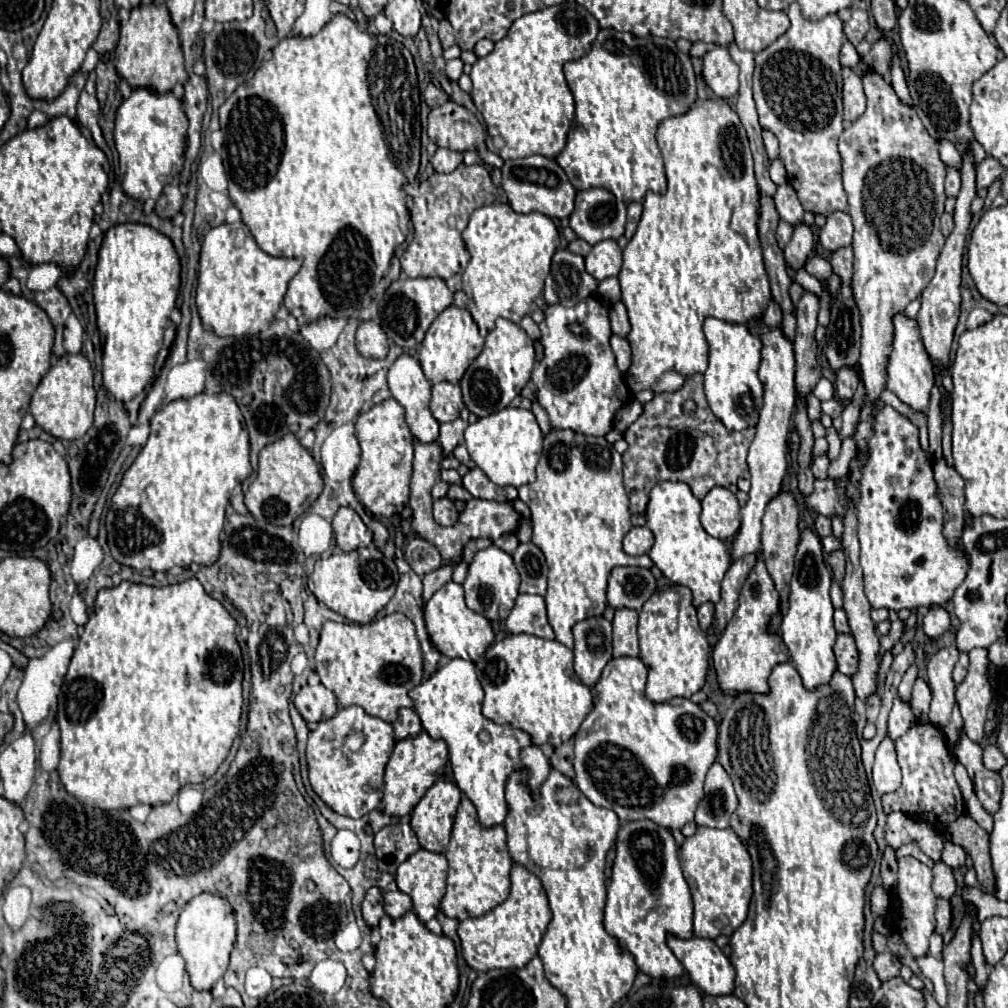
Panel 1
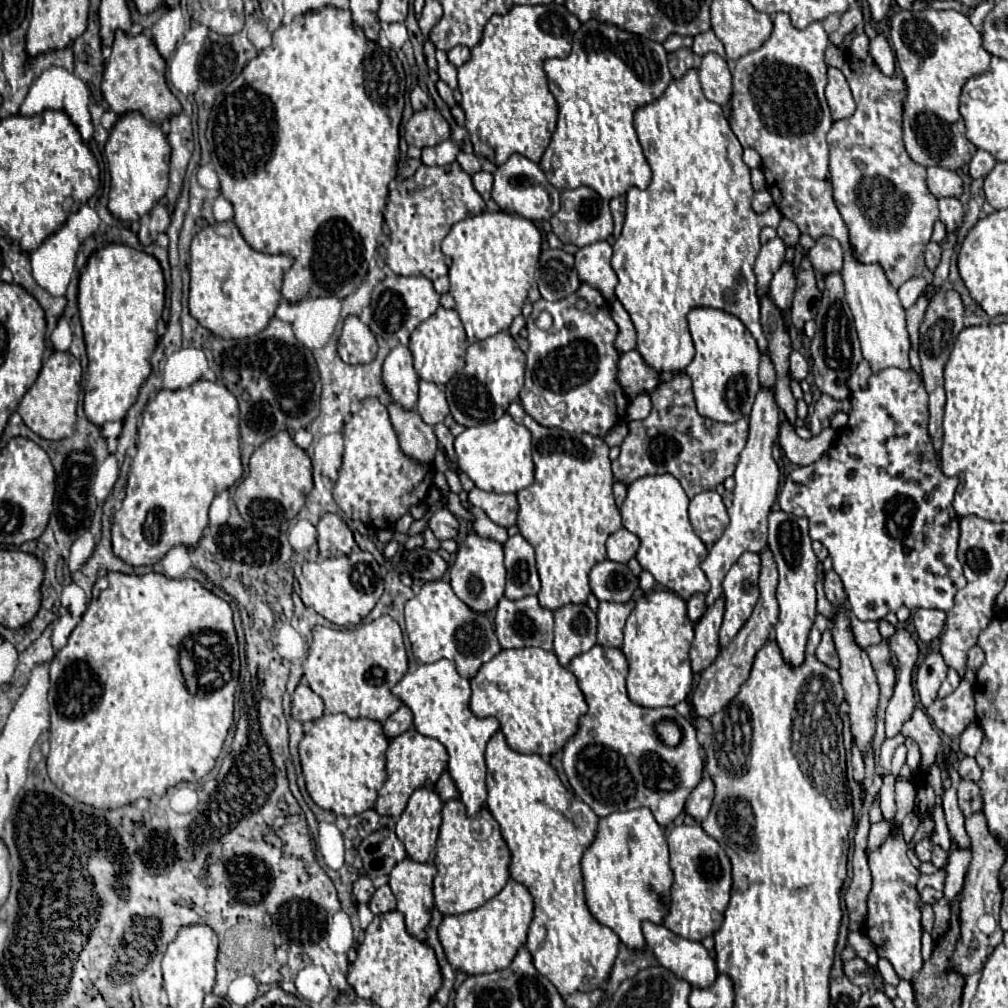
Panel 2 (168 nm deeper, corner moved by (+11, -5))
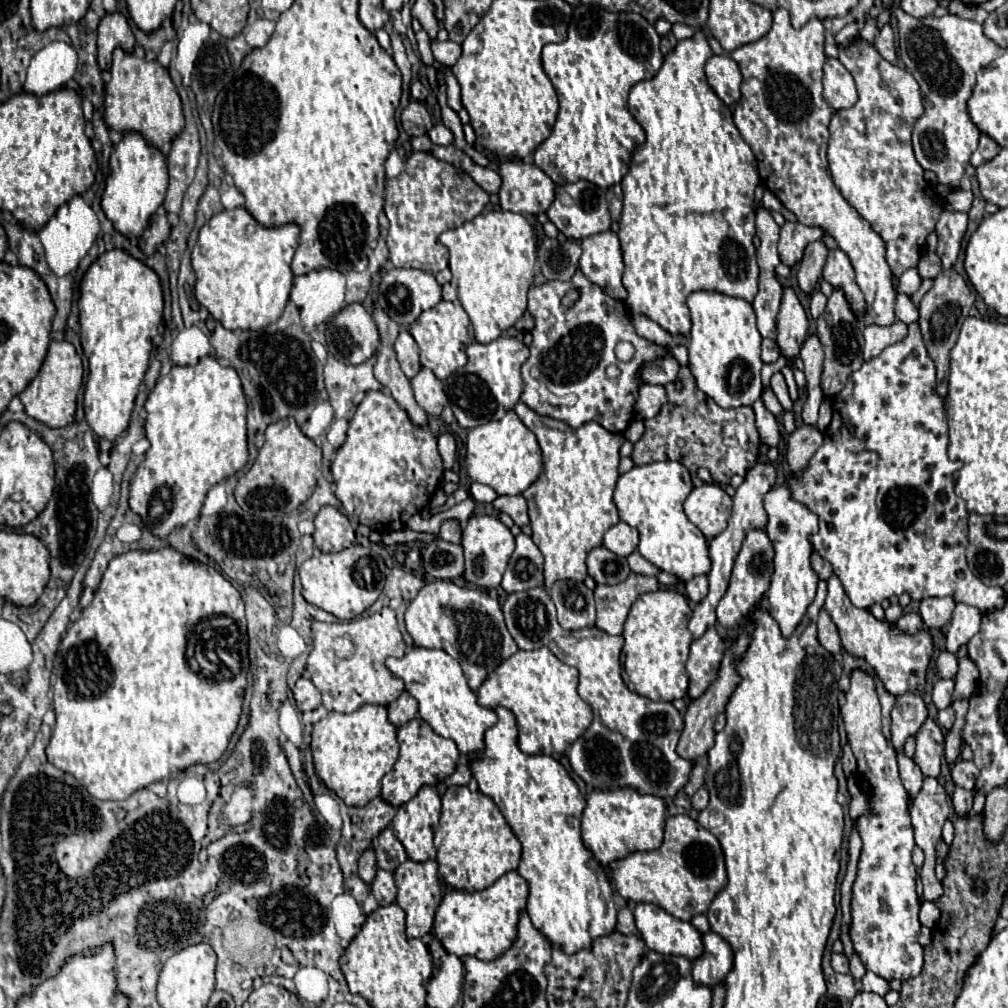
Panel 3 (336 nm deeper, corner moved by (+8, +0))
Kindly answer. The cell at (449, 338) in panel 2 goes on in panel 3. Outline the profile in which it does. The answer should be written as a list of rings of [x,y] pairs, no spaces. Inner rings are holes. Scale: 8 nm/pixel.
[[[440,300],[434,308],[420,314],[420,318],[410,326],[410,334],[420,346],[420,364],[432,370],[440,380],[448,378],[456,368],[466,364],[466,348],[472,342],[470,318],[458,300]]]

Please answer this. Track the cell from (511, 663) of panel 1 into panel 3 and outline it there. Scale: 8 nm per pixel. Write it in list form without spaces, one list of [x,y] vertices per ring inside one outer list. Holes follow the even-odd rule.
[[[546,646],[536,650],[518,650],[494,668],[478,688],[478,704],[486,708],[508,708],[516,716],[518,746],[526,754],[562,754],[574,740],[578,740],[592,722],[590,706],[578,694],[578,670],[558,660]]]

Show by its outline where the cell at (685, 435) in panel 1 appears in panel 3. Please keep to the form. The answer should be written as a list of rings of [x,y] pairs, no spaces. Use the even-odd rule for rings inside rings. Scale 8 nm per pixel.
[[[680,366],[678,378],[664,388],[668,400],[654,418],[644,420],[644,436],[634,444],[632,452],[634,464],[642,466],[660,460],[680,462],[690,470],[694,486],[704,484],[700,478],[696,478],[696,470],[702,466],[710,470],[712,480],[720,486],[726,486],[734,474],[744,476],[746,468],[754,464],[754,456],[758,454],[760,444],[754,410],[750,406],[724,410],[718,404],[710,402],[704,392],[698,392],[688,366]],[[678,440],[684,440],[684,446],[678,446]]]

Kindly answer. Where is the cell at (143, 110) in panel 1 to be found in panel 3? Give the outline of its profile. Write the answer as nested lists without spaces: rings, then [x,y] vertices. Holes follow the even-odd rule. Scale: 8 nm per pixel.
[[[126,132],[110,156],[110,176],[102,196],[102,210],[114,228],[124,236],[140,236],[150,216],[164,202],[168,190],[168,166],[160,148],[150,144],[140,132]]]

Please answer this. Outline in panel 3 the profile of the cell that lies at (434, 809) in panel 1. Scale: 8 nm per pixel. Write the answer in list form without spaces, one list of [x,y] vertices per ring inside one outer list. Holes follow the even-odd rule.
[[[422,786],[420,792],[406,804],[402,804],[392,820],[396,838],[406,848],[406,854],[414,862],[424,862],[434,850],[434,830],[438,826],[442,802],[434,786]]]

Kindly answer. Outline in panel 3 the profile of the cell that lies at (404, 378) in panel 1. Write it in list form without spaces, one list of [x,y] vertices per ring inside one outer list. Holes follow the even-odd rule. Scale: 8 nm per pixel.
[[[406,328],[400,330],[400,336],[398,336],[394,348],[396,348],[396,356],[398,356],[402,372],[406,374],[408,380],[412,380],[420,370],[420,360],[418,360],[418,344]]]

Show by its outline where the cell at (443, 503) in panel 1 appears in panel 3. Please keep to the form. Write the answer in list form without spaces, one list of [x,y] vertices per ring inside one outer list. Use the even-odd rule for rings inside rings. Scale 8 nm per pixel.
[[[444,520],[442,528],[440,528],[440,538],[446,542],[454,542],[458,544],[462,538],[462,530],[460,530],[460,522],[458,520]]]

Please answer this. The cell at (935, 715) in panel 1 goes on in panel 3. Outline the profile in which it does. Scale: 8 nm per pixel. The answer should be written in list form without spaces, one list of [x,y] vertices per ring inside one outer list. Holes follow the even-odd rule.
[[[940,652],[940,656],[936,658],[936,676],[938,678],[954,678],[958,664],[956,664],[956,656],[950,652]]]

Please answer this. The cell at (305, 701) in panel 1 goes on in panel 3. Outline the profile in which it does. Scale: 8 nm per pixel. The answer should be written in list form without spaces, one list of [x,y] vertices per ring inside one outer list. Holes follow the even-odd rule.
[[[302,676],[296,686],[294,686],[294,700],[296,700],[296,706],[302,710],[302,712],[310,712],[310,710],[316,710],[320,704],[322,704],[322,698],[320,698],[320,692],[318,688],[312,684],[312,680],[308,676]]]

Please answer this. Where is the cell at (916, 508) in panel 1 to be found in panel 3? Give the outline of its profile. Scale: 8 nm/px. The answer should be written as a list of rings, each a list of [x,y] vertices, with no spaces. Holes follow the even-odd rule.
[[[912,324],[906,340],[882,350],[880,356],[850,374],[846,388],[834,396],[834,416],[824,432],[822,448],[798,476],[788,480],[792,498],[820,518],[820,532],[812,536],[814,550],[832,564],[856,608],[868,610],[904,592],[912,600],[952,596],[954,602],[972,604],[982,612],[992,612],[1006,604],[1004,590],[982,584],[966,564],[968,510],[966,502],[954,492],[954,474],[962,464],[946,456],[948,424],[944,400],[938,400],[934,384],[934,364],[926,354],[918,324]]]

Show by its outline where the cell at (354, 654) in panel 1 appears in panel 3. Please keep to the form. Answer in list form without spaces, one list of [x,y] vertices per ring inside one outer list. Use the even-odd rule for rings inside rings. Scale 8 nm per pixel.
[[[382,608],[372,616],[350,622],[314,622],[312,652],[308,656],[306,670],[310,672],[314,686],[320,690],[326,710],[350,714],[366,704],[388,706],[404,692],[404,684],[390,674],[384,662],[390,656],[404,656],[404,648],[392,608]]]

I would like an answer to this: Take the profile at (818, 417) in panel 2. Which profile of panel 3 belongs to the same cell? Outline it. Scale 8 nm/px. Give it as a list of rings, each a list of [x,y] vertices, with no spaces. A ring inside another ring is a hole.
[[[804,424],[796,428],[788,438],[788,464],[792,474],[798,474],[810,460],[810,456],[820,448],[822,432],[816,426]]]

